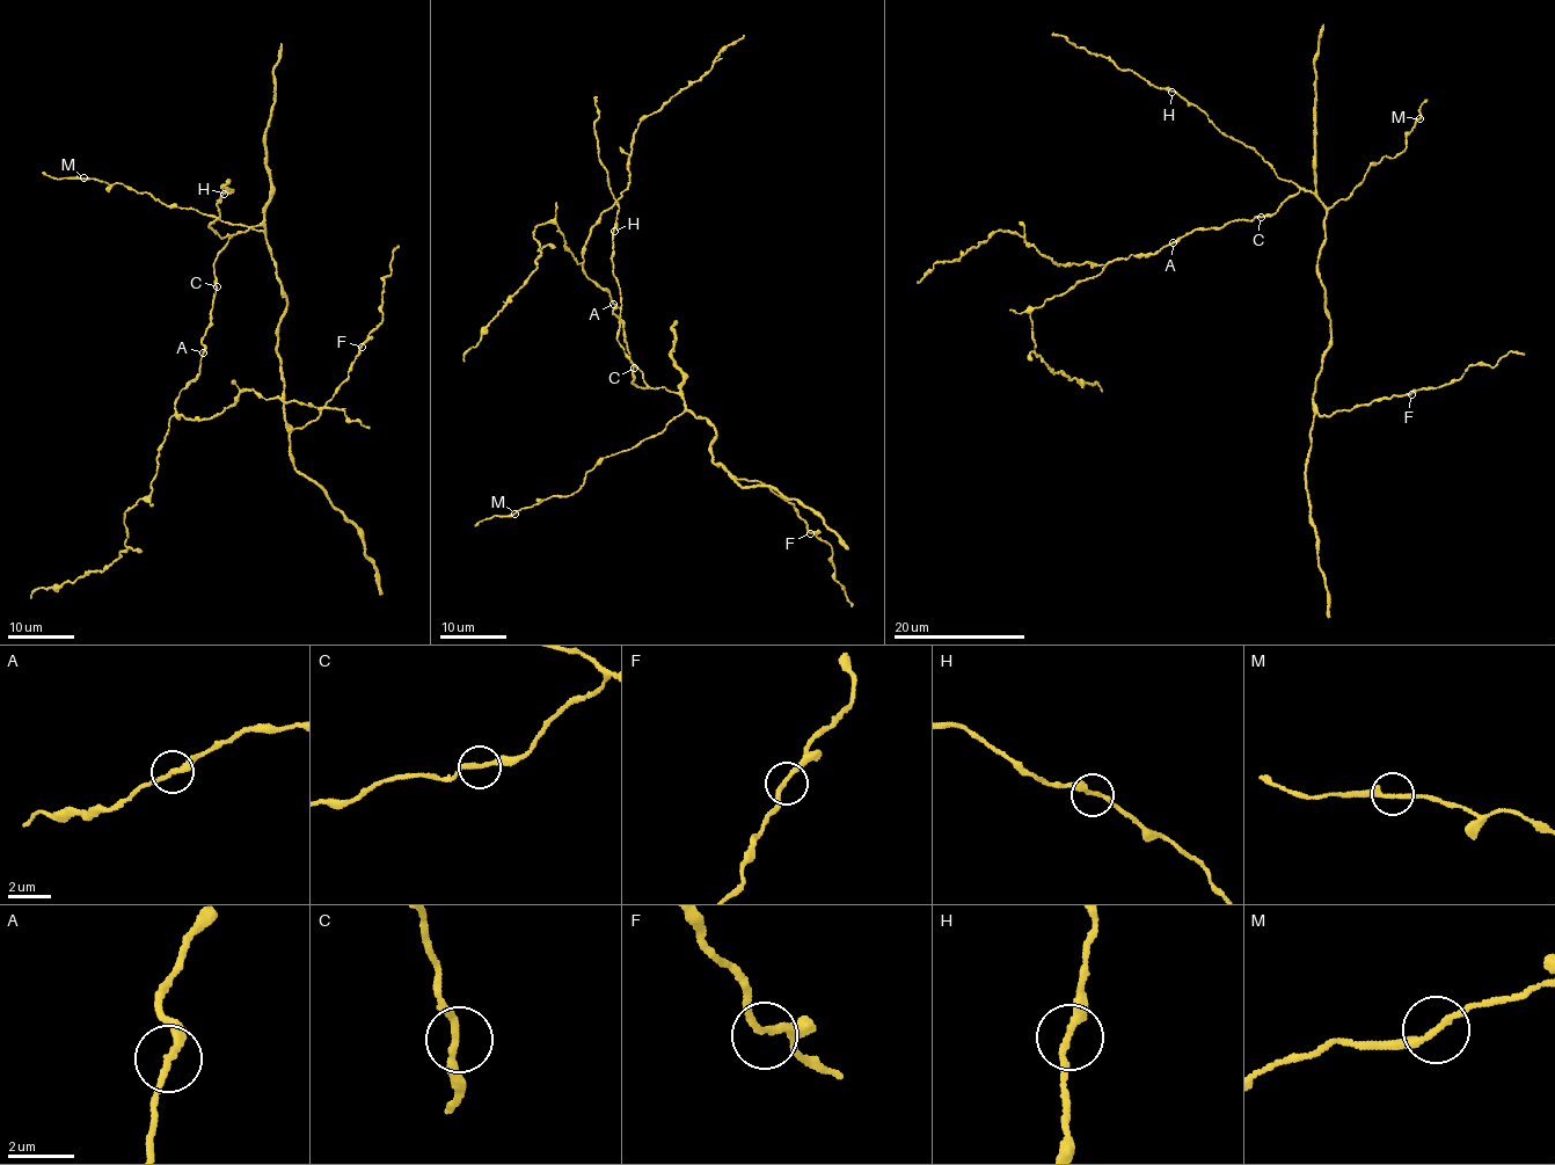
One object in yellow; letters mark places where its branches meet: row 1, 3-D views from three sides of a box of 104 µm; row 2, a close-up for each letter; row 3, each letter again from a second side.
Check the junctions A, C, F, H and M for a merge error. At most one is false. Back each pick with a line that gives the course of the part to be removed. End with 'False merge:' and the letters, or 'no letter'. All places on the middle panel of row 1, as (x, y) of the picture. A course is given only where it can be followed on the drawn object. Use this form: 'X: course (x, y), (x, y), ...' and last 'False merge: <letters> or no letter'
False merge: no letter

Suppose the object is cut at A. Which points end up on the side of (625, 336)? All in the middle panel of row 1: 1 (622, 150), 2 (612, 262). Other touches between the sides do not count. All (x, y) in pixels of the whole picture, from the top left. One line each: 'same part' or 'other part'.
1: other part
2: same part

